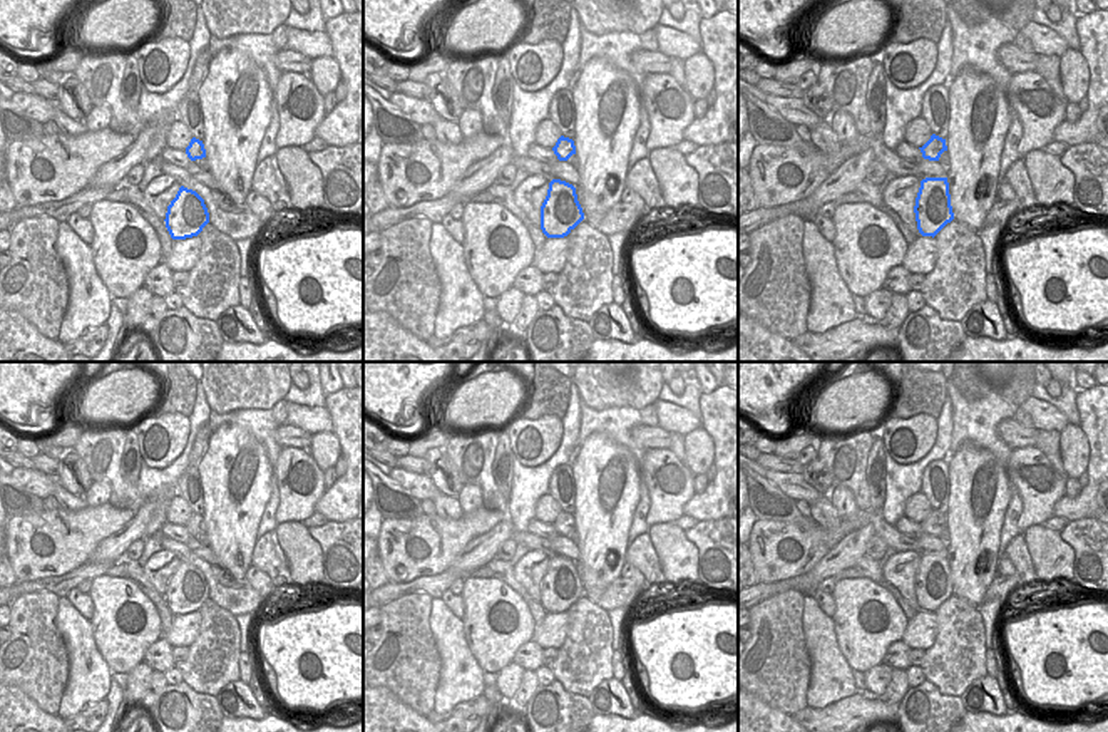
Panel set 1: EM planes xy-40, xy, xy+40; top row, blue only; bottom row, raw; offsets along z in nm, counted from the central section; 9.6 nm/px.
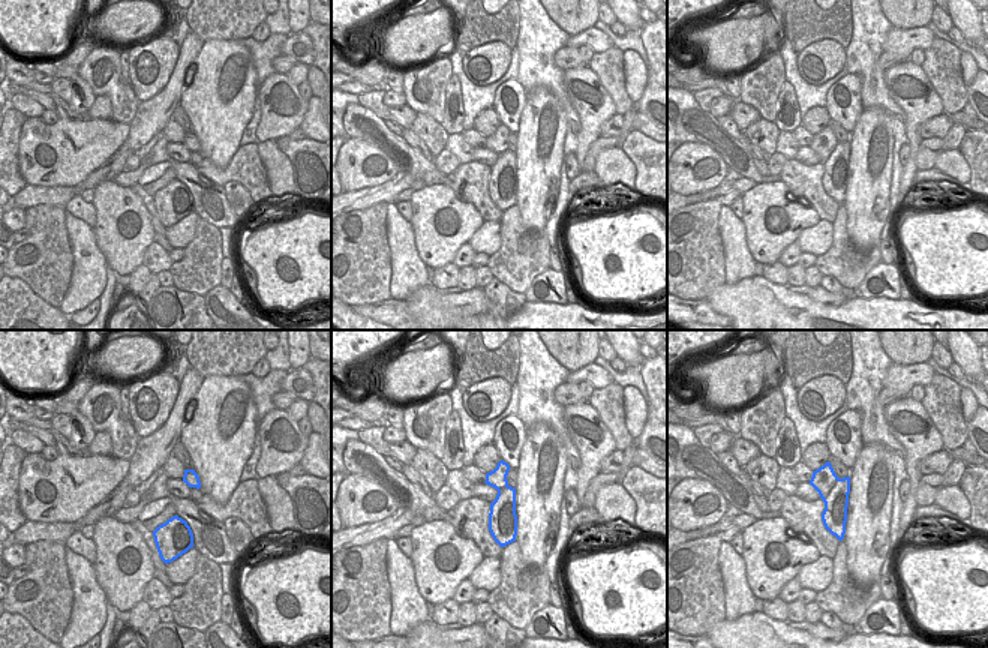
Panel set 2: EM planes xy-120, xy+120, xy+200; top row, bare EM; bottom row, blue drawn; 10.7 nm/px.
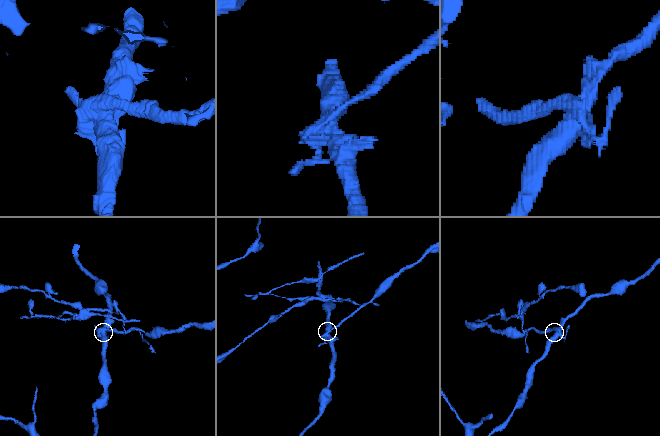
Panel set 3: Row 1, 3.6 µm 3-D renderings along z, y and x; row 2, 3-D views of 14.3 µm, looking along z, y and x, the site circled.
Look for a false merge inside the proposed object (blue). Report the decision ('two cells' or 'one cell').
two cells

